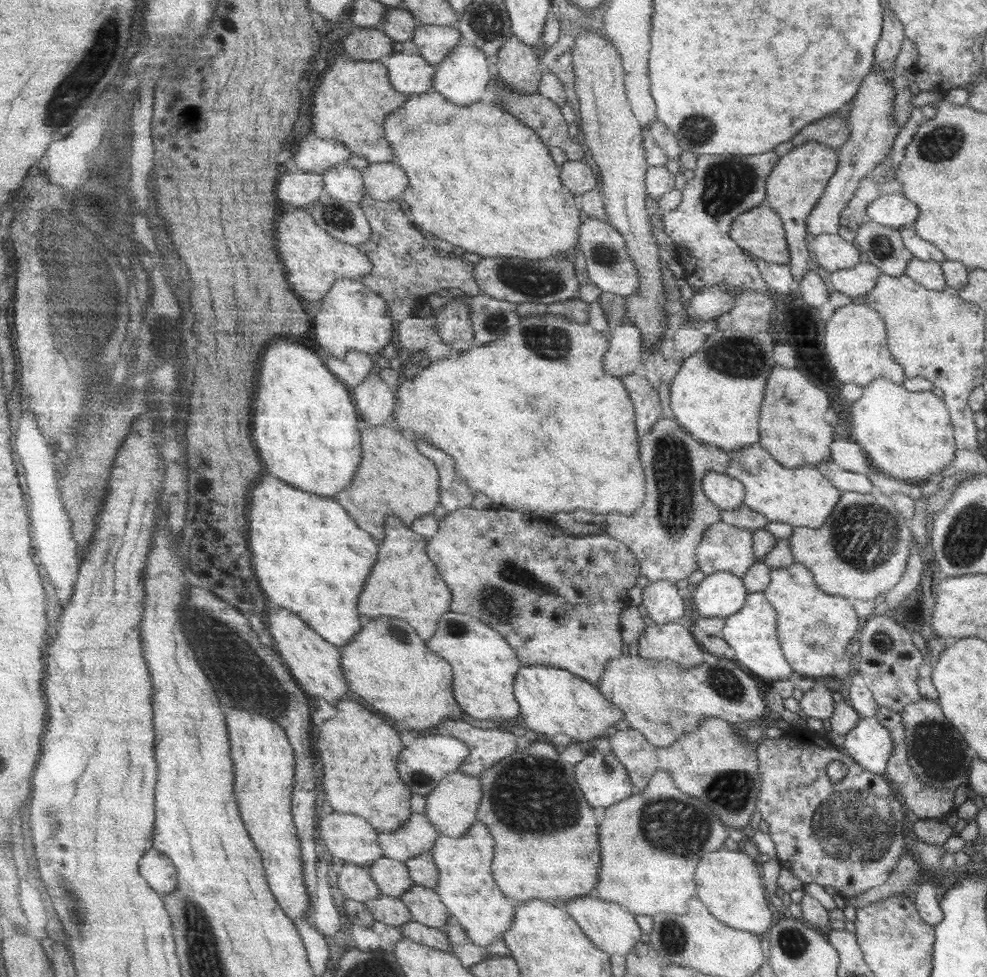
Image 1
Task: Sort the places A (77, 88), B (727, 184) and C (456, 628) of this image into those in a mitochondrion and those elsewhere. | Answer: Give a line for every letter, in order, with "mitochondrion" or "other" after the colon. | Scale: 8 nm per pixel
A: mitochondrion
B: mitochondrion
C: mitochondrion

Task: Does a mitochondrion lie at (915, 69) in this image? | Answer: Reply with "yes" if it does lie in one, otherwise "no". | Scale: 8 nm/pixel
no

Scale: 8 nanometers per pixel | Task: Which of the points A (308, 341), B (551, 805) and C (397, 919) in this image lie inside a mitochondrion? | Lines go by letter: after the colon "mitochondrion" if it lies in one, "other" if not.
A: other
B: mitochondrion
C: other

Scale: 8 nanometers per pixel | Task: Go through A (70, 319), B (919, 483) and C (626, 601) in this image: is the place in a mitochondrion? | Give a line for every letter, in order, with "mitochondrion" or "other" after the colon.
A: mitochondrion
B: other
C: other

